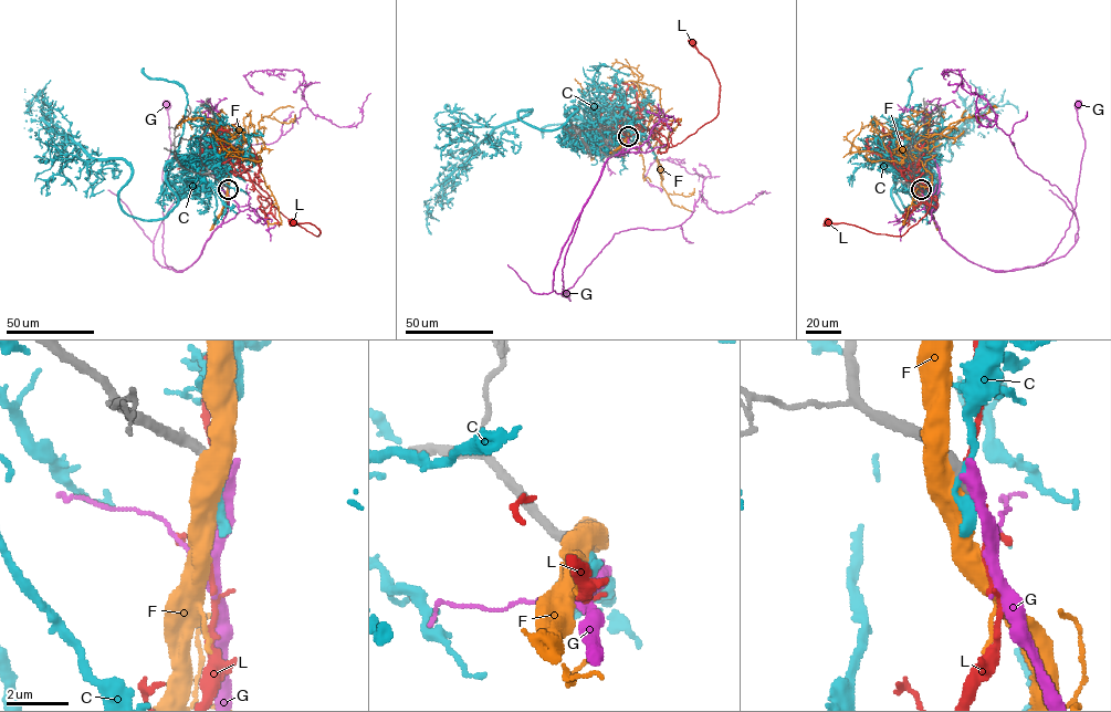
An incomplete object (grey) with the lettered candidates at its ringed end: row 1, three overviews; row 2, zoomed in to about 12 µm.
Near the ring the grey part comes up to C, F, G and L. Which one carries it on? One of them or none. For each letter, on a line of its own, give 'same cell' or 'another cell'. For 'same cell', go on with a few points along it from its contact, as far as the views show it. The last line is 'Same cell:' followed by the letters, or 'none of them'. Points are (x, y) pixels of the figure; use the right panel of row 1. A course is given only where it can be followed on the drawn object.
C: another cell
F: another cell
G: another cell
L: another cell
Same cell: none of them

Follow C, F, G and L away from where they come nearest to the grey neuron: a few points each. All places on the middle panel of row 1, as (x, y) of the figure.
C: (628, 136), (596, 135), (565, 115), (575, 107), (553, 129), (520, 111), (531, 111), (429, 200), (431, 233)
F: (628, 135), (639, 133), (638, 112), (610, 90), (595, 87), (582, 94), (577, 127)
G: (628, 136), (625, 148), (612, 155), (604, 166), (583, 208), (562, 271), (562, 295), (569, 301), (565, 292)
L: (628, 136), (648, 128), (663, 144), (672, 146), (716, 116), (720, 83), (711, 62), (692, 41)

